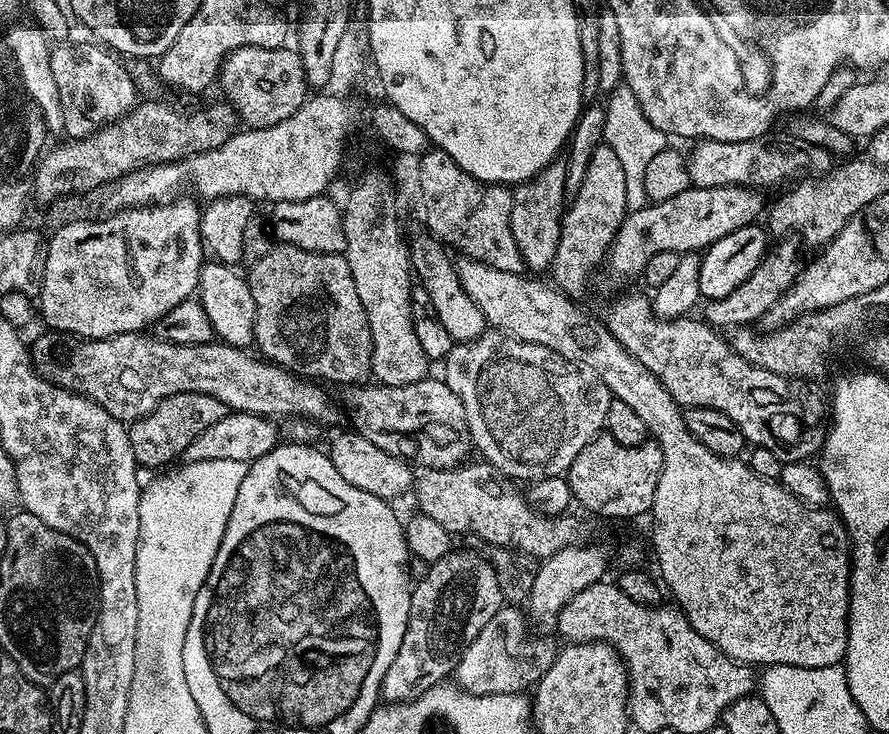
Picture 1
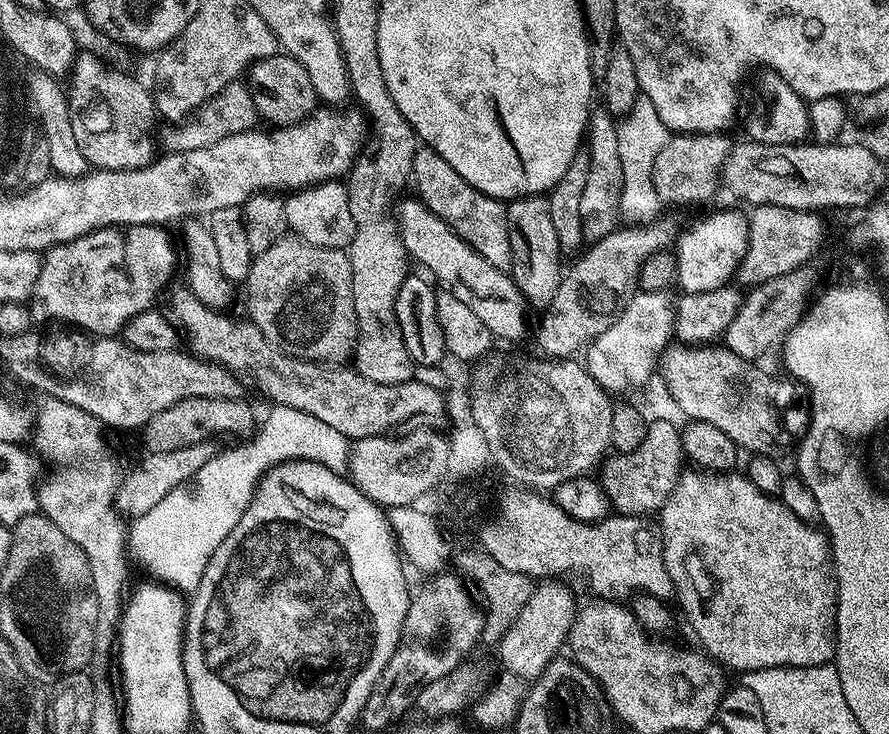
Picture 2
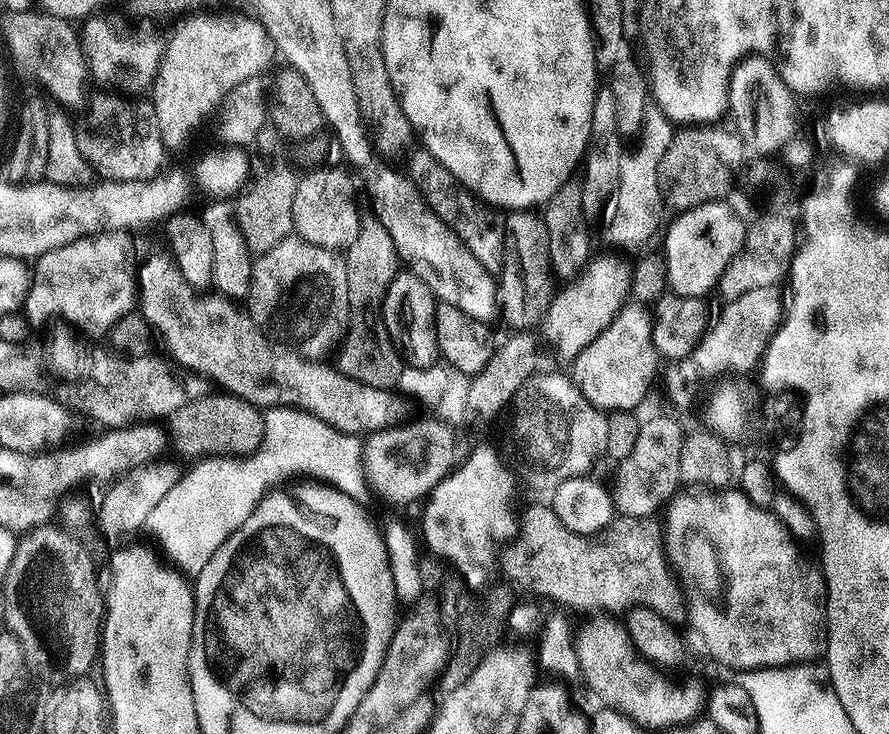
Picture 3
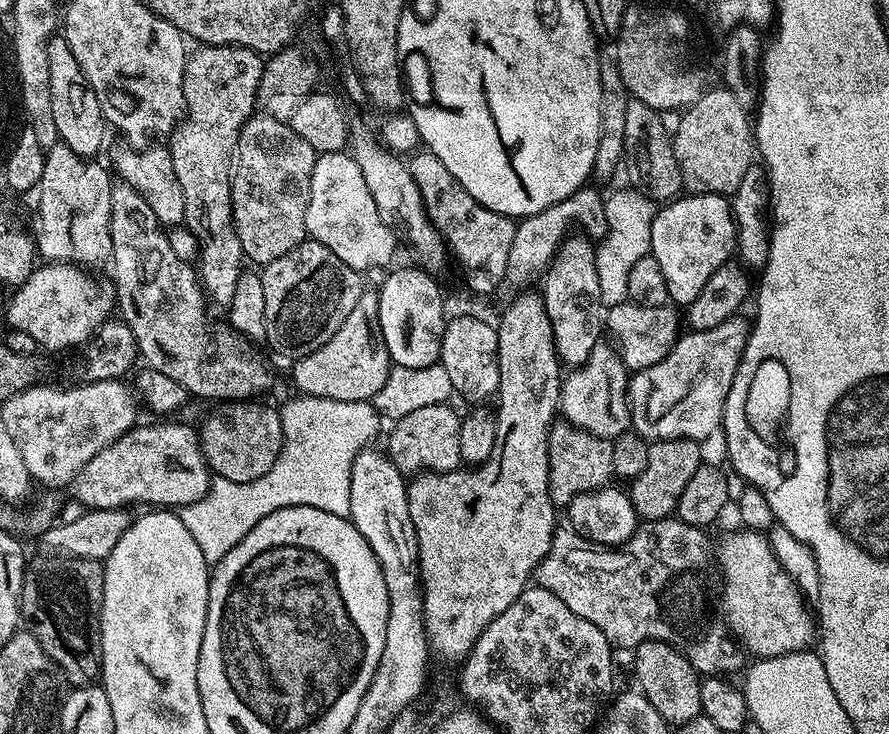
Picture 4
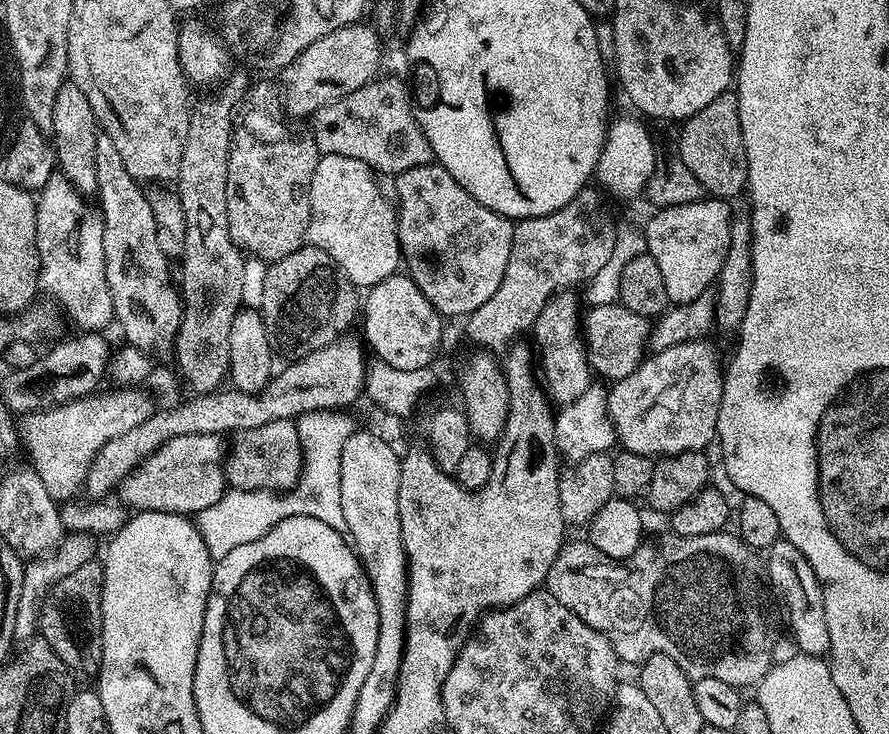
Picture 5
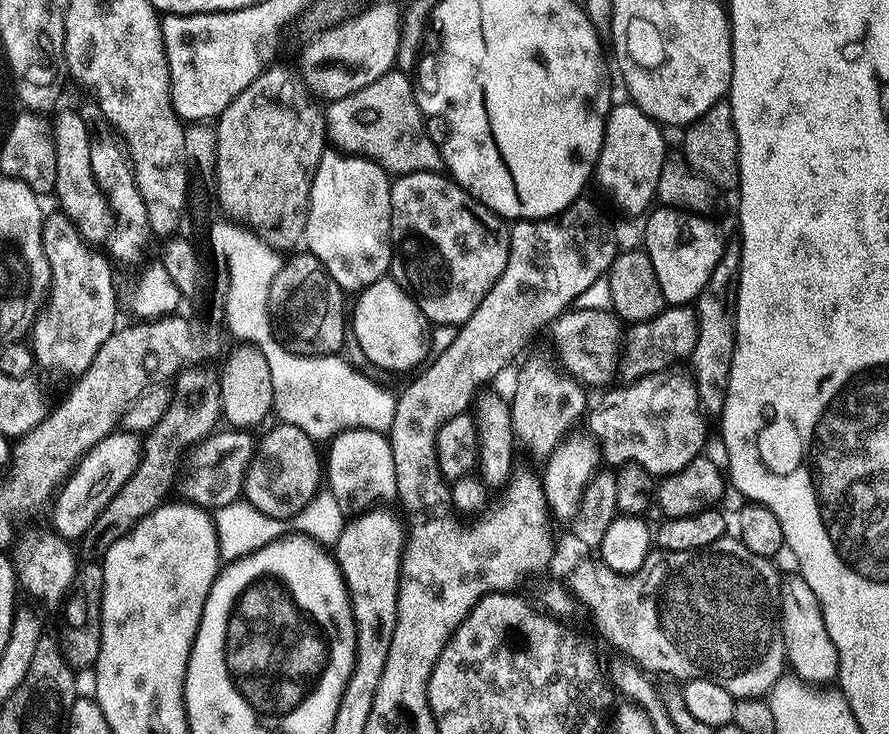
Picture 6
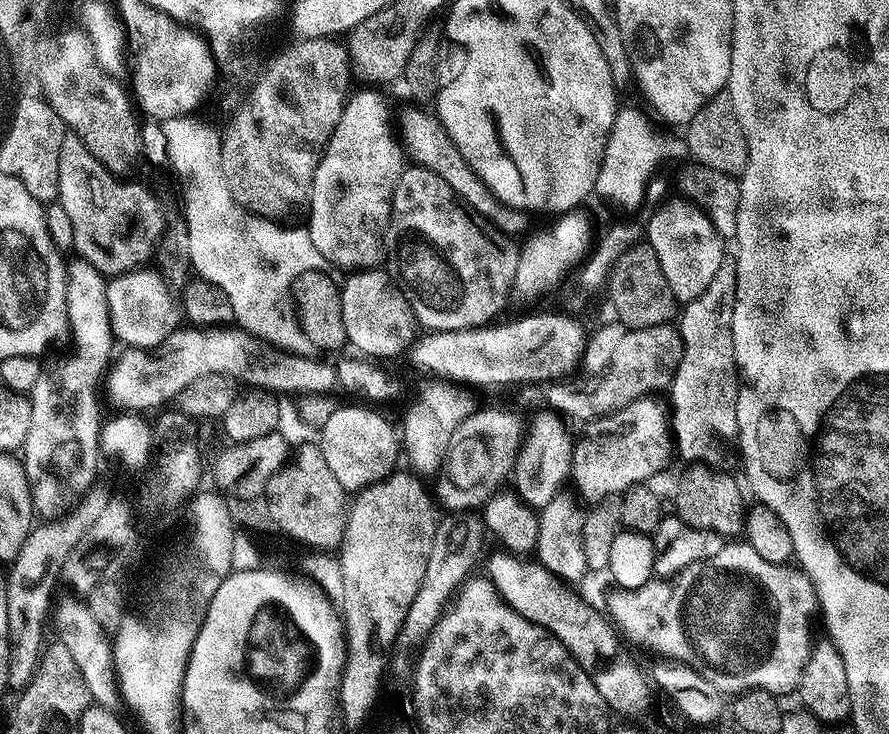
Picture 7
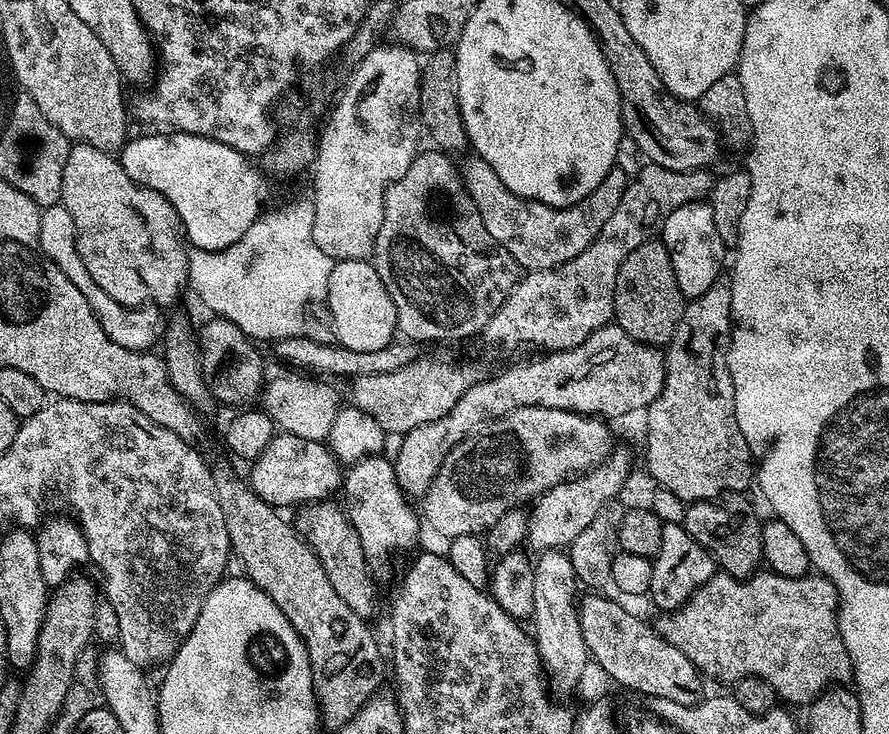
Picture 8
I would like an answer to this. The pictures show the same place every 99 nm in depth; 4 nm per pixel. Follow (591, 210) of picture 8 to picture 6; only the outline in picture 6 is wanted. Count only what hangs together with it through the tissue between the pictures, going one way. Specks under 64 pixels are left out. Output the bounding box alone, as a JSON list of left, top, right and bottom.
[326,70,445,174]

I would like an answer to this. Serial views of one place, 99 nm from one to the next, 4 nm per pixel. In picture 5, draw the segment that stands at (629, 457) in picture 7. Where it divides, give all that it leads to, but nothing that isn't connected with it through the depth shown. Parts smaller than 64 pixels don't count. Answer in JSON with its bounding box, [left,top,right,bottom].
[607,339,724,458]

